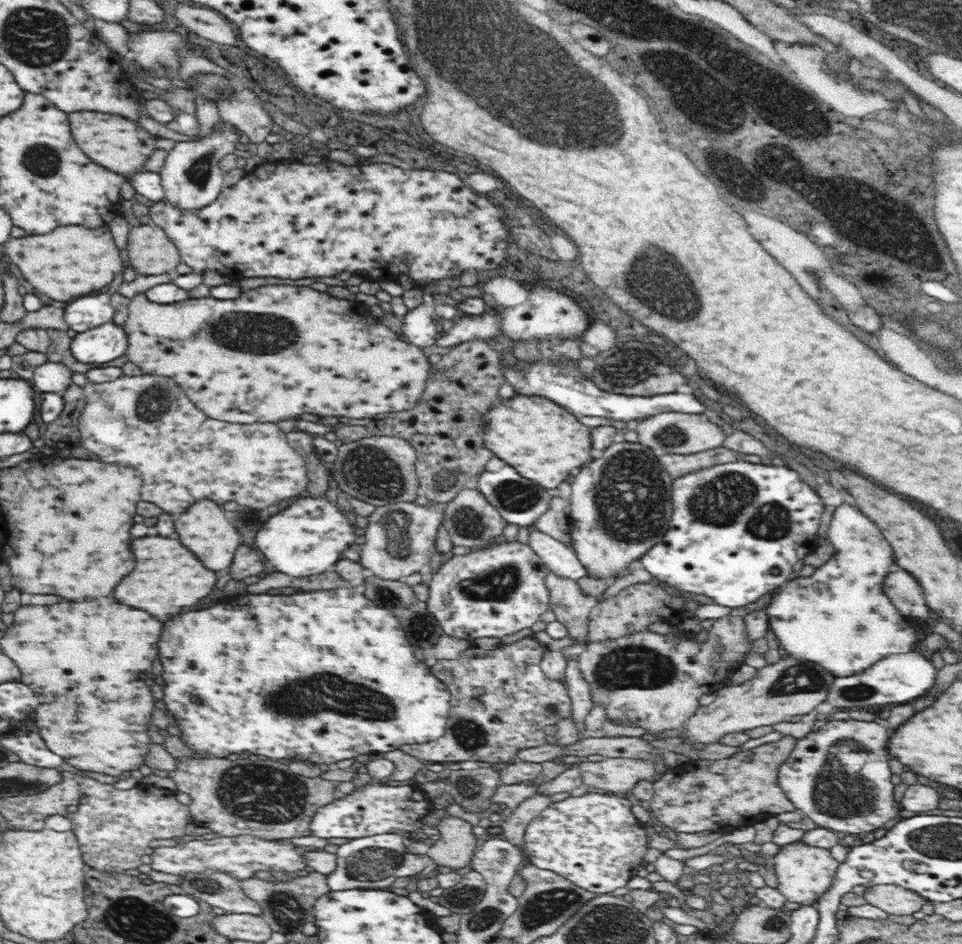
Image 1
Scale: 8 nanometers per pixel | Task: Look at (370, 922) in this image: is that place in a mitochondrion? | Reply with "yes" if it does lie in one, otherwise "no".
no

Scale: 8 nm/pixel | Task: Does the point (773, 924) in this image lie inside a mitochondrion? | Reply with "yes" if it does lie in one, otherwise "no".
yes

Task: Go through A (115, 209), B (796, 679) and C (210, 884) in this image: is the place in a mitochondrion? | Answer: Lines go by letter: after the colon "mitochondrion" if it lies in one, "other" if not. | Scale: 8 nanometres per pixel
A: other
B: mitochondrion
C: mitochondrion

